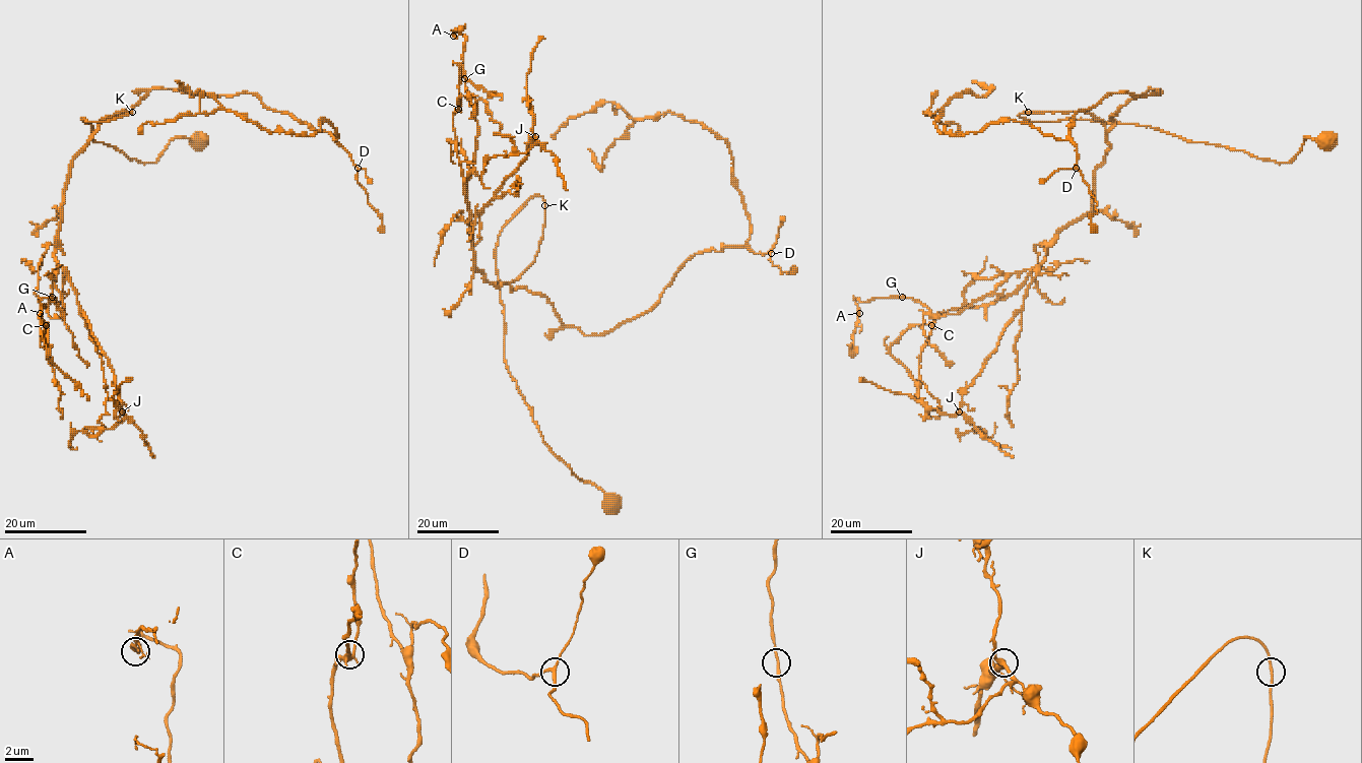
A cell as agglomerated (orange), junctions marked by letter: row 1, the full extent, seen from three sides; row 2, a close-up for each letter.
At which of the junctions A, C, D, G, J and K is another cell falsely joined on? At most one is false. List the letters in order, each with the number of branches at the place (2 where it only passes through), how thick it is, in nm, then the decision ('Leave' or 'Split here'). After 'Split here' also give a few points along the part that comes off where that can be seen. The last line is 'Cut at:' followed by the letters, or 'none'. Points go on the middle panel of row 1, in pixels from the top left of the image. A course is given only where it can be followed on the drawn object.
A: Branches: 2. Thickness 240 nm. Leave
C: Branches: 3. Thickness 320 nm. Leave
D: Branches: 3. Thickness 200 nm. Leave
G: Branches: 2. Thickness 200 nm. Leave
J: Branches: 3. Thickness 280 nm. Leave
K: Branches: 2. Thickness 180 nm. Leave
Cut at: none

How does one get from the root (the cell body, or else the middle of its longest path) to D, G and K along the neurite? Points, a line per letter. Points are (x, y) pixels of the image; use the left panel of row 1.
D: (201, 139), (141, 163), (82, 119), (131, 112), (96, 130), (153, 88), (246, 91), (327, 131), (358, 168)
G: (201, 139), (141, 163), (82, 119), (131, 112), (72, 162), (63, 316), (52, 297)
K: (201, 139), (175, 137), (155, 162), (141, 163), (94, 141), (90, 123), (82, 119), (107, 122), (131, 112)

